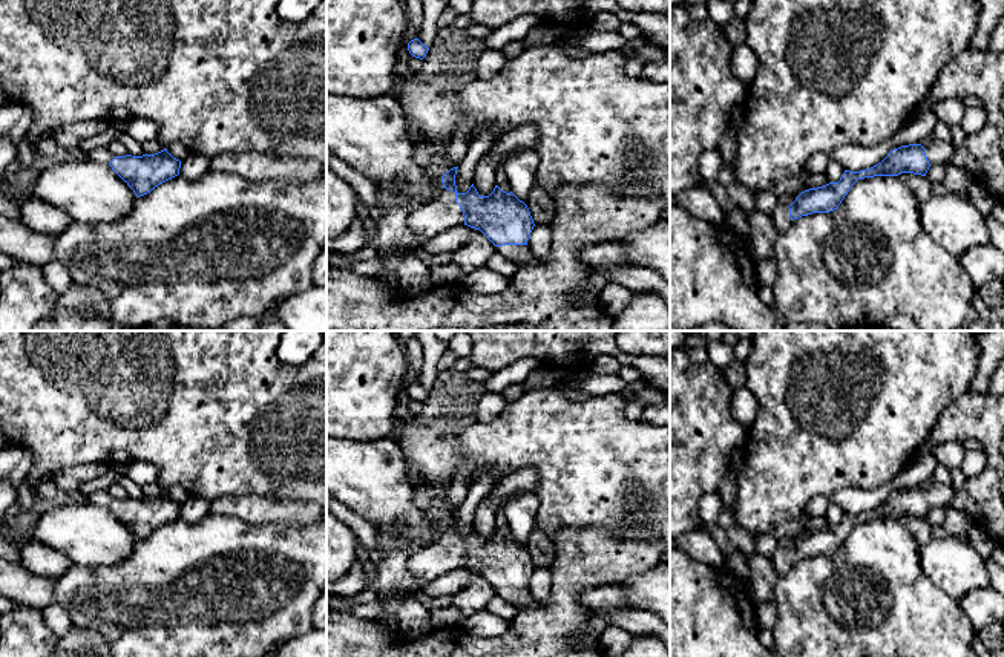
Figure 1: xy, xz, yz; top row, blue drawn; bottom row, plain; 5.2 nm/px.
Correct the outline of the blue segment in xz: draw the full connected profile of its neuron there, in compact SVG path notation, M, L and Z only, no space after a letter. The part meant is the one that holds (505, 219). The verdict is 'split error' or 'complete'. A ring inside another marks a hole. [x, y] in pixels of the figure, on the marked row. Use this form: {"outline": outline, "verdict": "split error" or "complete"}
{"outline": "M457 168L441 176L443 190L435 201L411 207L408 228L417 236L434 239L464 224L480 230L497 247L497 253L512 260L518 270L547 263L547 257L536 259L527 248L535 227L527 205L498 185L489 196L480 196L474 184L466 193L458 193Z", "verdict": "split error"}

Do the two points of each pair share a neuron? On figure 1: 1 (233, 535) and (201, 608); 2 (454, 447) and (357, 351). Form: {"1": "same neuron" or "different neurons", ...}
{"1": "same neuron", "2": "different neurons"}

